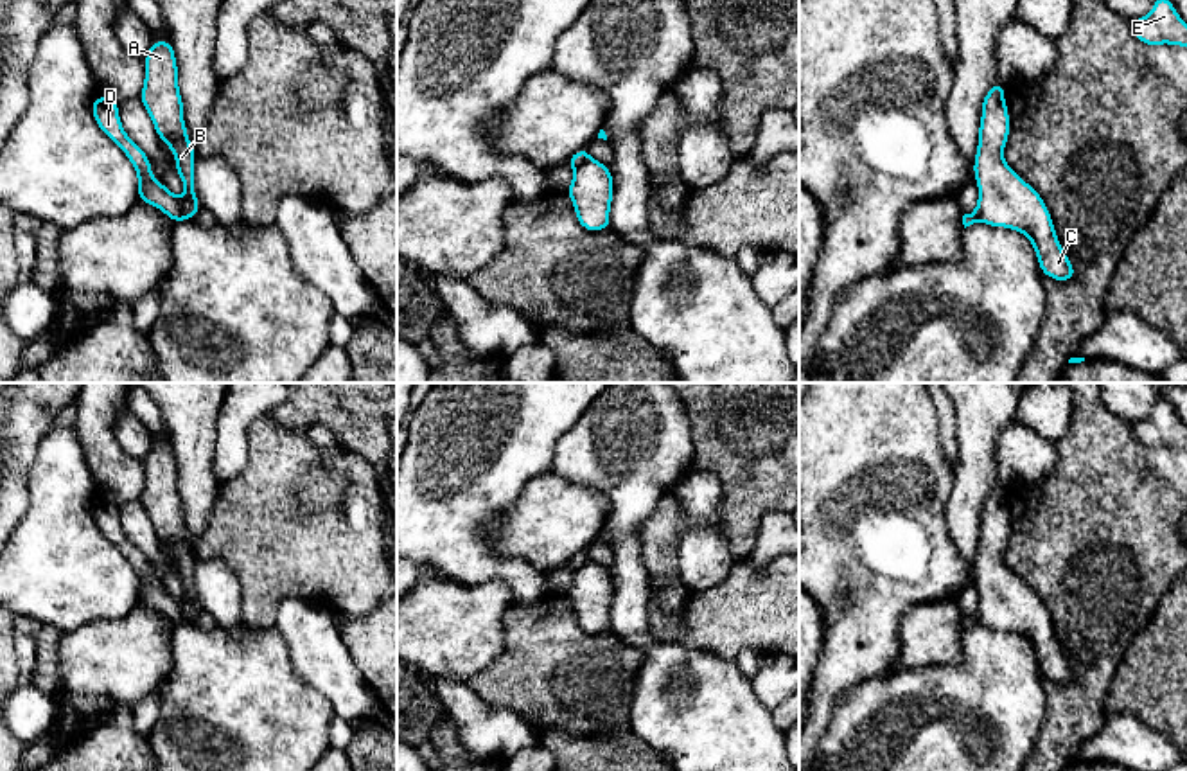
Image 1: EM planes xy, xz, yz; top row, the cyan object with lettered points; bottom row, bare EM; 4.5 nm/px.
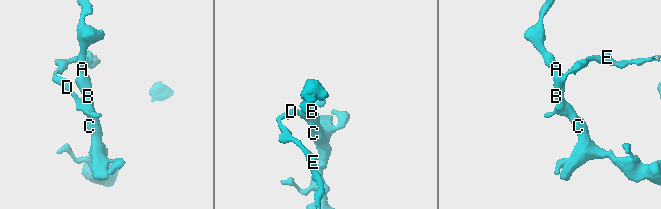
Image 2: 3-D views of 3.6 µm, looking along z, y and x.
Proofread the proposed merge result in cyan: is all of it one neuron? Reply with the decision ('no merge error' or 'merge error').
merge error

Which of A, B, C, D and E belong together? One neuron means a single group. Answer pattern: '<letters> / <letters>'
A B C / D E

